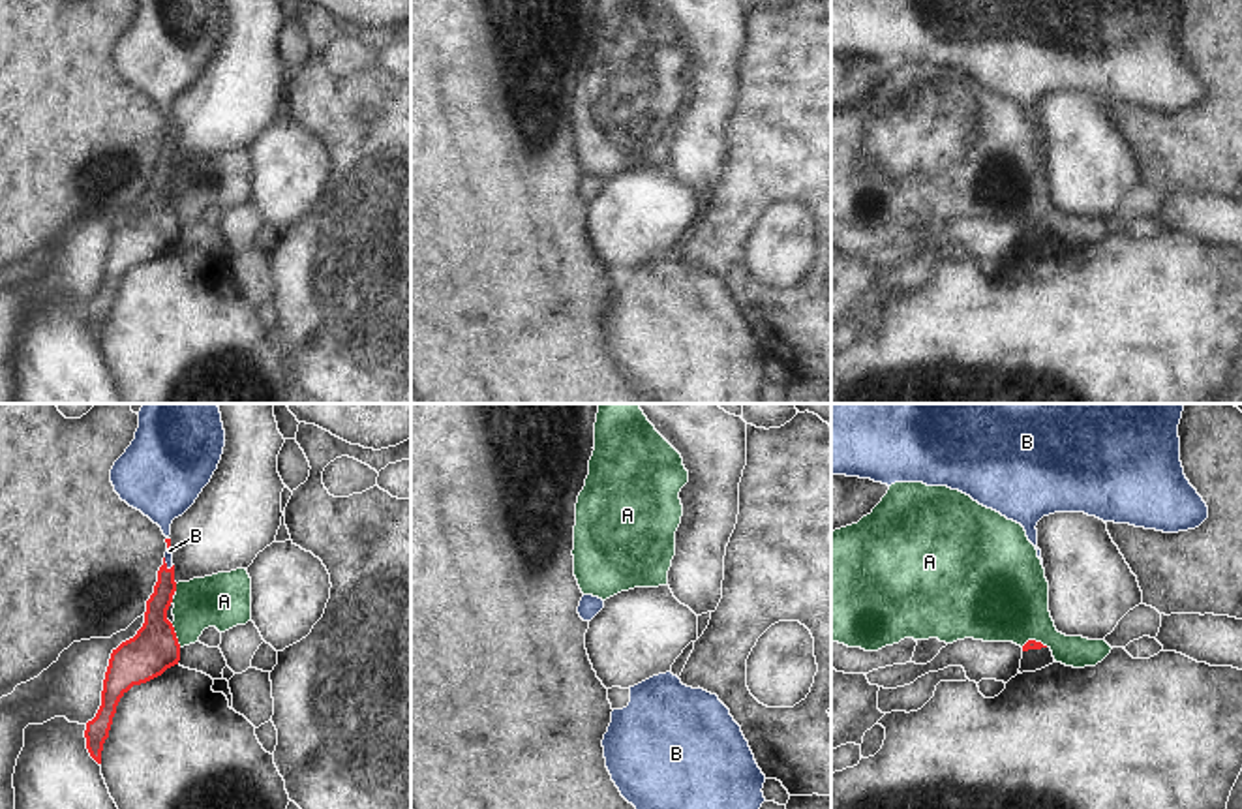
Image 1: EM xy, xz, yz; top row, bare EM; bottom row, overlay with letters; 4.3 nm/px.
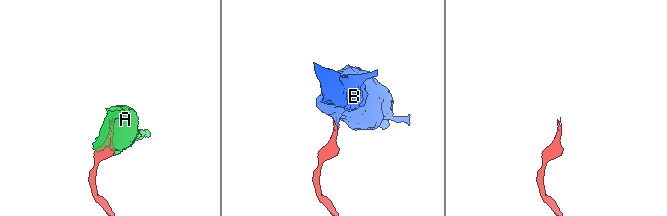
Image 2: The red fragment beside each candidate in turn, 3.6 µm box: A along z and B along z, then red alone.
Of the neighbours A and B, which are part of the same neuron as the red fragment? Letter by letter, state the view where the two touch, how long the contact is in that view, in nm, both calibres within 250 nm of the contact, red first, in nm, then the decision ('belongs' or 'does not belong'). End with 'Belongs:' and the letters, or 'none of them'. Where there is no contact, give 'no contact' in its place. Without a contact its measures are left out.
A: contact in xy; length 110 nm; calibres 200 and 240 nm; does not belong
B: contact in xy; length 60 nm; calibres 100 and 30 nm; belongs
Belongs: B

